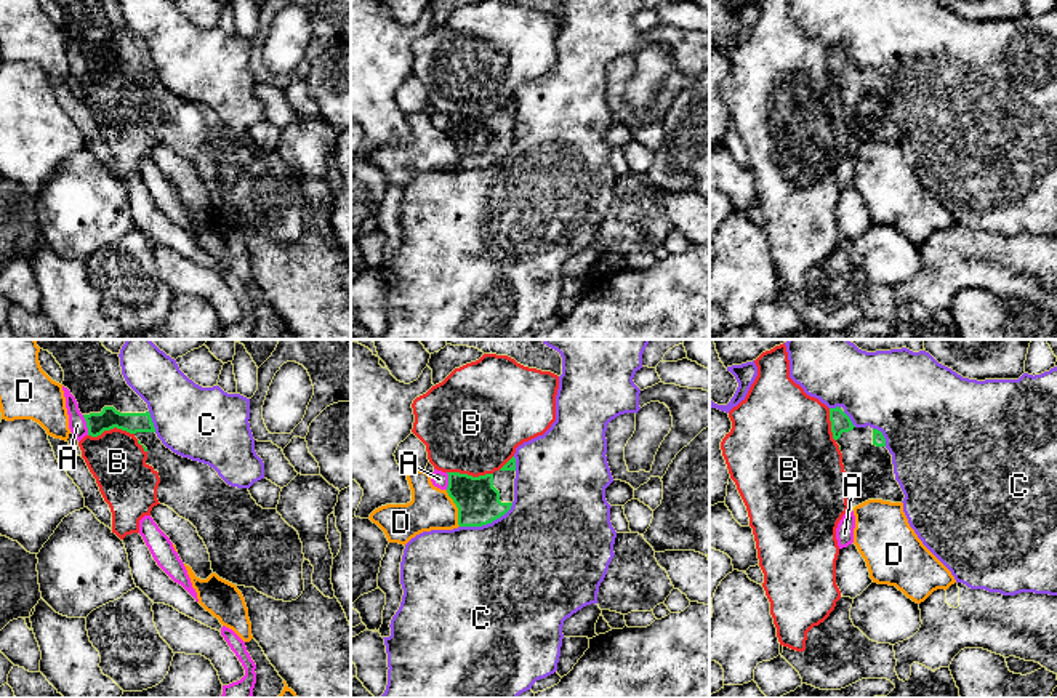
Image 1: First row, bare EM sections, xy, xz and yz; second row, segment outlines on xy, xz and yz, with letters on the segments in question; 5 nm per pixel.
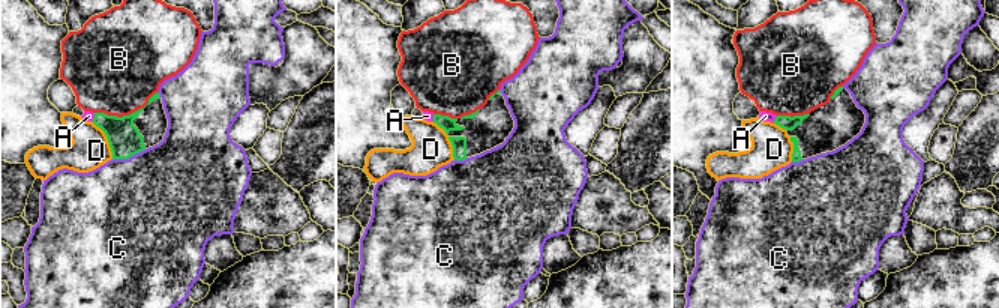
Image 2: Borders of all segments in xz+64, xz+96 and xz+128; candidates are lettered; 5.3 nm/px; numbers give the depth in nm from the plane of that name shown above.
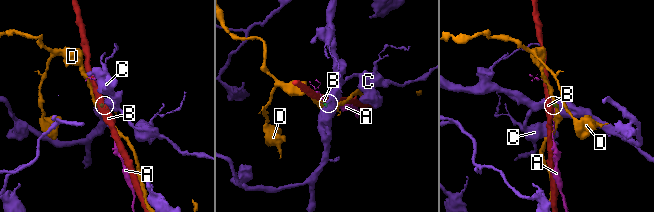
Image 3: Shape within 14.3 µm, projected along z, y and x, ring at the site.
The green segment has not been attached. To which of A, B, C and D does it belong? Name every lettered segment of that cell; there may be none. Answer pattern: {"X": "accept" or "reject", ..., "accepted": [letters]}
{"A": "reject", "B": "reject", "C": "reject", "D": "reject", "accepted": []}

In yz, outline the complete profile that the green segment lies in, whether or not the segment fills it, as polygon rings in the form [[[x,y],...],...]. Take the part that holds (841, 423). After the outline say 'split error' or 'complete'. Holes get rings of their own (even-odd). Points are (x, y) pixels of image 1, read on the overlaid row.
[[[839,407],[830,408],[830,421],[833,439],[842,453],[849,507],[868,499],[902,503],[905,495],[895,480],[882,432],[870,426],[855,427]]] | split error

